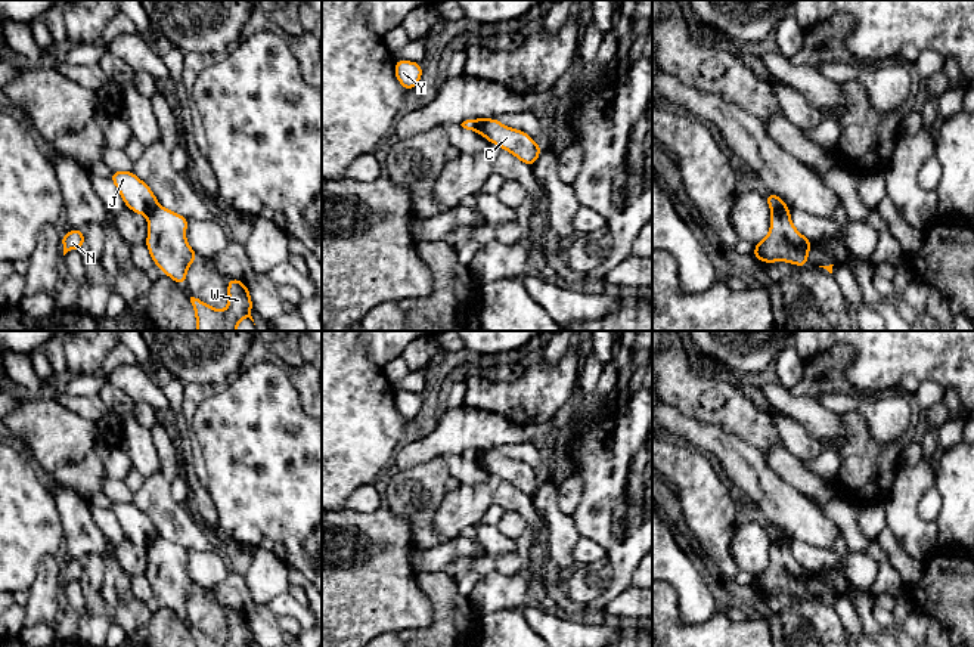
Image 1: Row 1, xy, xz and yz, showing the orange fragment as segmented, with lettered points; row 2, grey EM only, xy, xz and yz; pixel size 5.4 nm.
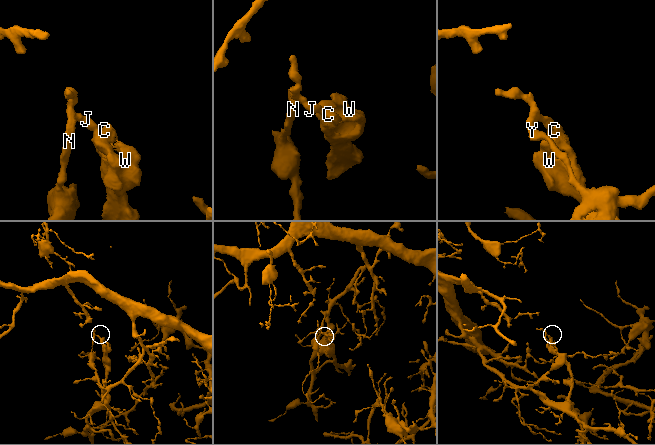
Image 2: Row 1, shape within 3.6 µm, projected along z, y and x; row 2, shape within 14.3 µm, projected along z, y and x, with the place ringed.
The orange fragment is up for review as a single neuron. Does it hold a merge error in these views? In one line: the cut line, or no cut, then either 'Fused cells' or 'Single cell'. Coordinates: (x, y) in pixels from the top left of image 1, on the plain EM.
Split along yz (787, 538), (778, 538), (772, 542). Fused cells

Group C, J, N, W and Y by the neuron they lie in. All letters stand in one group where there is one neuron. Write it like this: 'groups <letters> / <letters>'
groups C W / J N Y

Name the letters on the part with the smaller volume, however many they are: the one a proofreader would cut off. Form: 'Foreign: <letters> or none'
Foreign: C, W

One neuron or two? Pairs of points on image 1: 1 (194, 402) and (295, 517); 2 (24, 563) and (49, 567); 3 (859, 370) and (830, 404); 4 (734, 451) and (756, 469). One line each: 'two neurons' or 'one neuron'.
1: two neurons
2: two neurons
3: two neurons
4: one neuron

